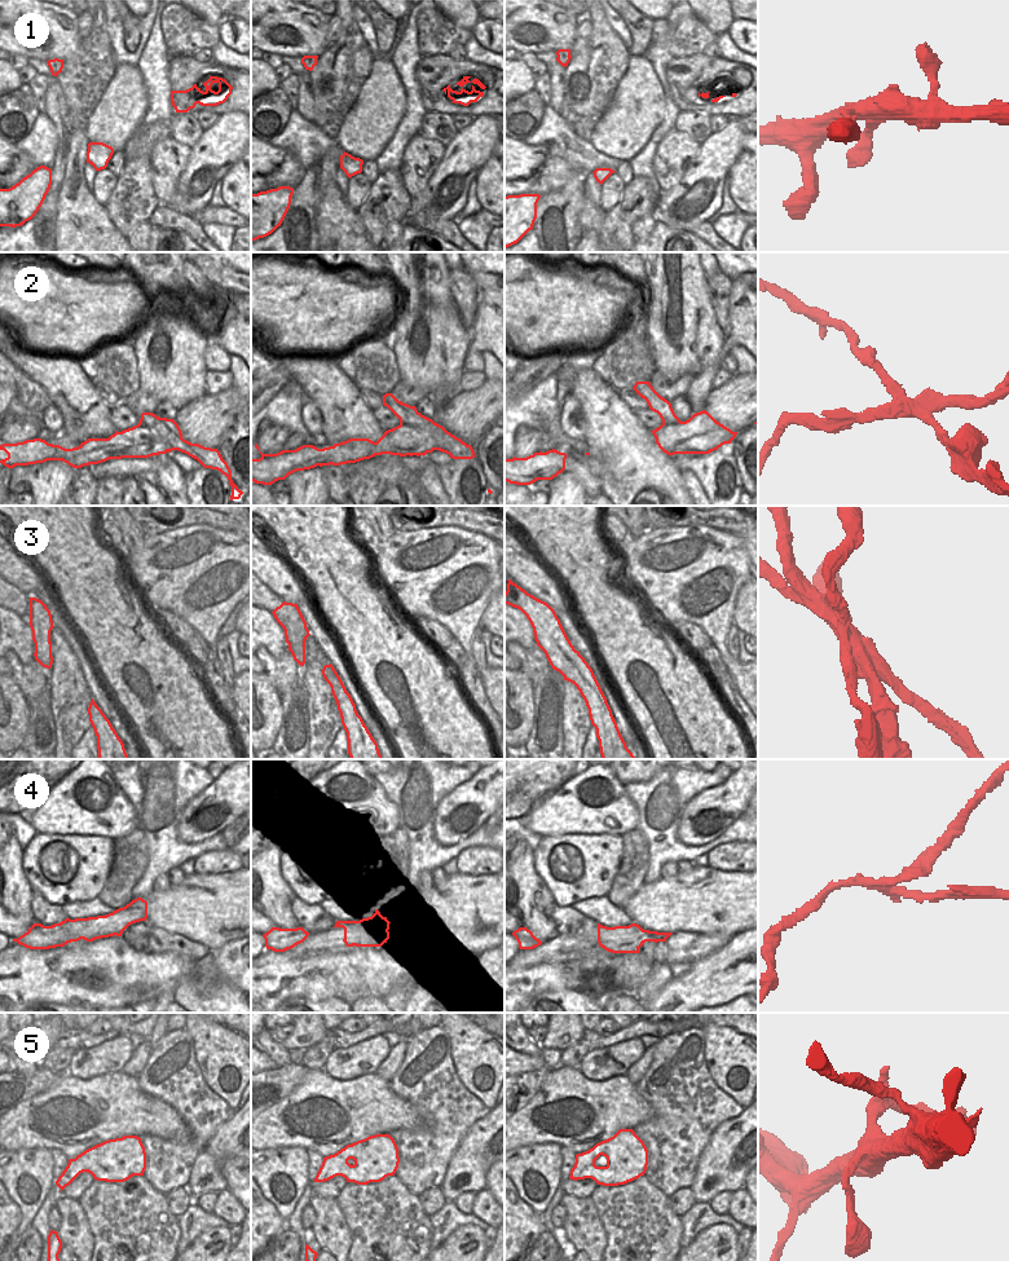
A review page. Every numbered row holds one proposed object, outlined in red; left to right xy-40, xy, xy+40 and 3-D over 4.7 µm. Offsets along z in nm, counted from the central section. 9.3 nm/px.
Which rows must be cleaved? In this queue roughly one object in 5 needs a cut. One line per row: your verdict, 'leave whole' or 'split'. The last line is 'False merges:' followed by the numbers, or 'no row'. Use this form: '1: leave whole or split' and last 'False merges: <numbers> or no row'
1: leave whole
2: split
3: split
4: split
5: leave whole
False merges: 2, 3, 4

